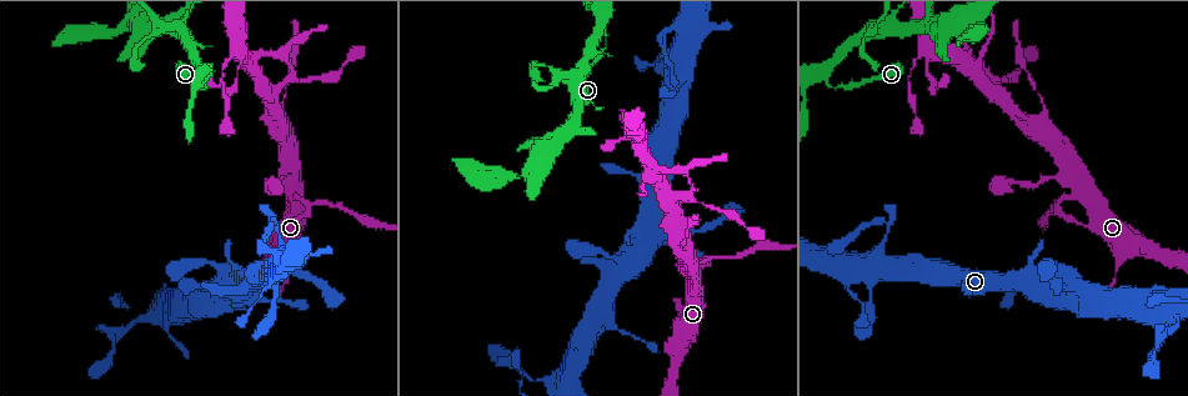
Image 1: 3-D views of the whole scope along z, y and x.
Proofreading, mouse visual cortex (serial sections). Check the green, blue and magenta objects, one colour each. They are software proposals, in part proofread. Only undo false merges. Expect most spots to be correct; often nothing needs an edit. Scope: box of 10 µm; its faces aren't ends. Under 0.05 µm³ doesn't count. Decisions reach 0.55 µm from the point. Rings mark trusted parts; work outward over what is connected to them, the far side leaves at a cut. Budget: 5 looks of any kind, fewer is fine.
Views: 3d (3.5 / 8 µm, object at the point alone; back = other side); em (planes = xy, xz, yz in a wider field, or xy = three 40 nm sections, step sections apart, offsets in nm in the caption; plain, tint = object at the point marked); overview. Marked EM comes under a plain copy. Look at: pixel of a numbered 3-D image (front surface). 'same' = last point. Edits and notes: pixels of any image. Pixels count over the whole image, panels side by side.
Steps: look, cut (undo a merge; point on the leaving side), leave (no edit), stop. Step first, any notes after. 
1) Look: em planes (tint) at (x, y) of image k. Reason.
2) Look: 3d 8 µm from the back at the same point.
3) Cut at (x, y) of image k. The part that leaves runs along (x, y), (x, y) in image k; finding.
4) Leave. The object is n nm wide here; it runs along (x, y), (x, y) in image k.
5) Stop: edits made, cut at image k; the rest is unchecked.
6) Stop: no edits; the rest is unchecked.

Look: 3d 3.5 µm at (684, 249) of image 1. Three-way junction.

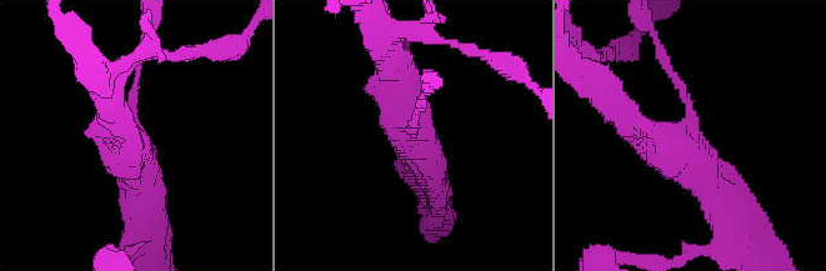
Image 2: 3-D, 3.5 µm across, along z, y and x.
Look: em planes (tint) at (691, 128) of image 2. Need the tissue.

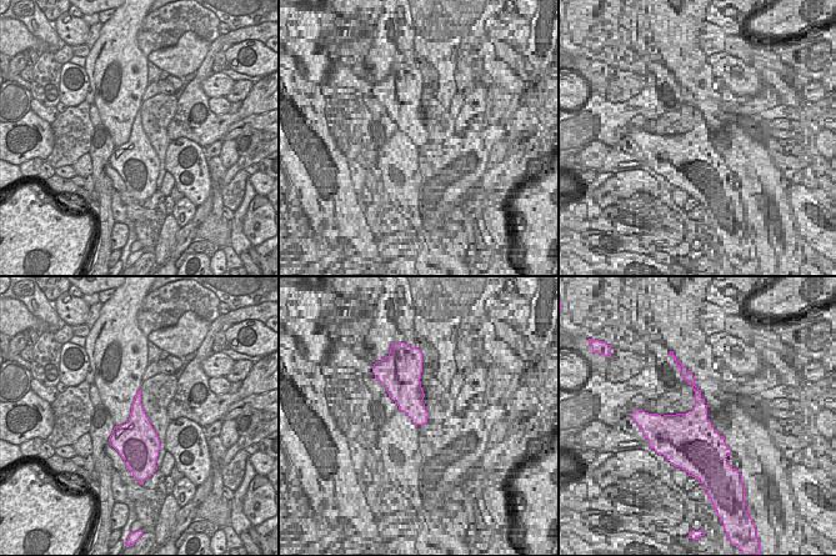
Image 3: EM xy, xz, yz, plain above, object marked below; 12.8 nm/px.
Leave. It runs along (736, 217), (685, 151), (619, 110) in image 2; one cell here.

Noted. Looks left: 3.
Look: 3d 3.5 µm at (578, 76) of image 1. Looks like a crossing.

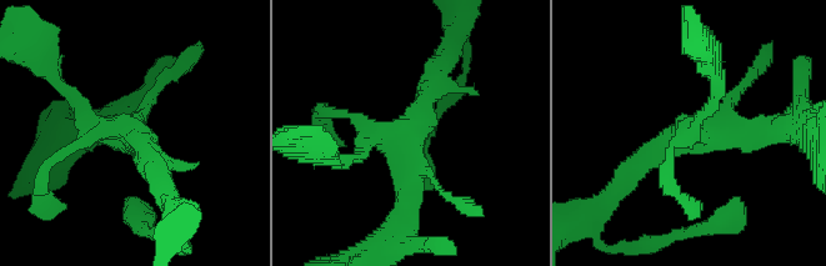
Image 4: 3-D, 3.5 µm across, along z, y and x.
Look: em xy step 3 (tint) at (131, 134) of image 4. Now the EM.

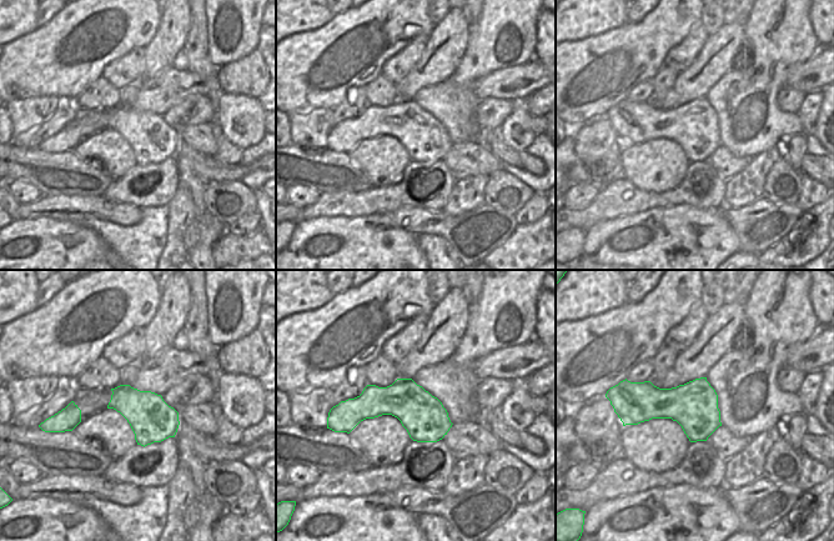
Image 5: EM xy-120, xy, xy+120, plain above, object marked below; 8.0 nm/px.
Leave. It runs along (627, 175), (689, 134), (772, 130) in image 4; all the same cell.

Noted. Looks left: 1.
Stop: no edits; the rest is unchecked.

